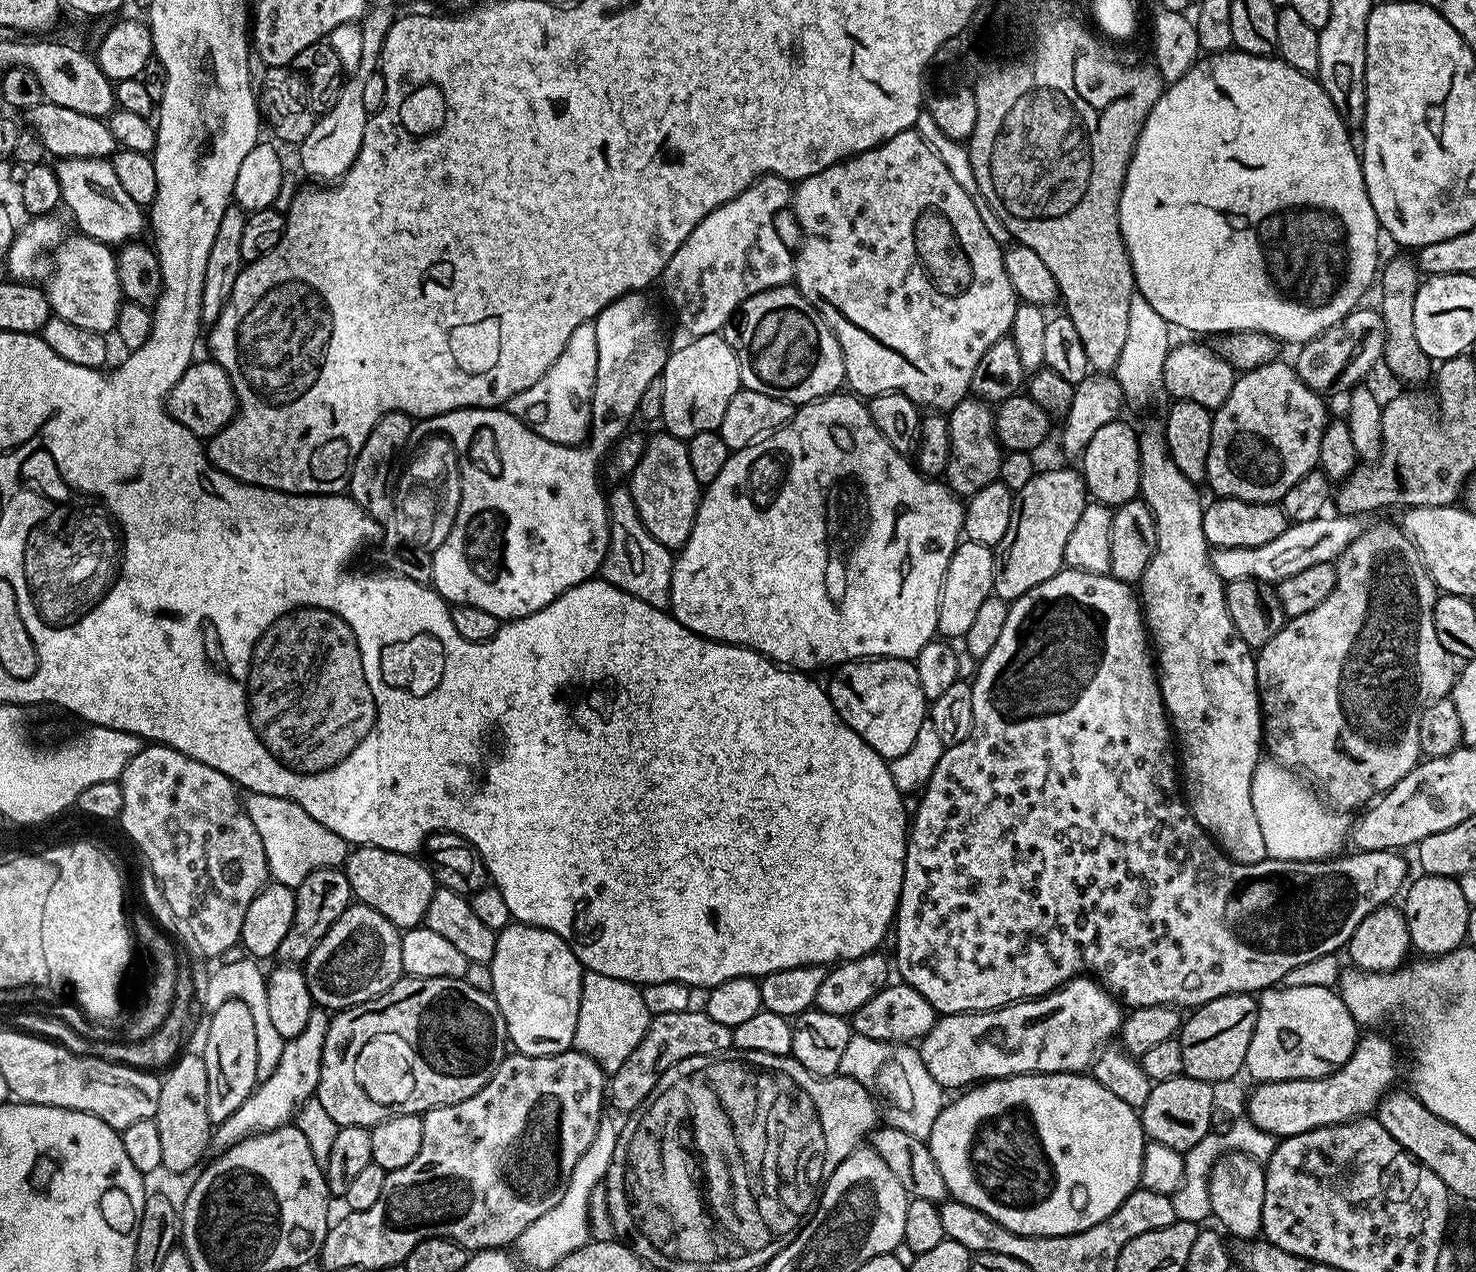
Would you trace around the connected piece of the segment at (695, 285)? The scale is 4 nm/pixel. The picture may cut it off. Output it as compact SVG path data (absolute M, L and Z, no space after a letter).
M761 176L756 183L750 185L742 194L738 194L730 202L715 208L682 242L682 246L670 258L670 262L664 267L662 285L664 284L664 296L672 303L680 324L689 333L689 337L710 336L719 333L724 325L731 320L732 315L750 298L759 292L765 292L771 288L783 288L791 285L794 280L794 252L788 249L786 241L780 237L776 229L776 215L783 208L789 207L794 195L794 188L787 180L780 176Z

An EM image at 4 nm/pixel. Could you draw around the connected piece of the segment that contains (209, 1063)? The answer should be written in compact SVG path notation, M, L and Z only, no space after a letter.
M230 999L213 1009L206 1030L201 1056L208 1083L208 1116L213 1125L220 1124L252 1093L258 1083L257 1038L250 1008L240 999Z

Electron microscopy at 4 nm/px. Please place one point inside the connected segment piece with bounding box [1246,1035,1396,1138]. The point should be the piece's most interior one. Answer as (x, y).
(1287, 1107)

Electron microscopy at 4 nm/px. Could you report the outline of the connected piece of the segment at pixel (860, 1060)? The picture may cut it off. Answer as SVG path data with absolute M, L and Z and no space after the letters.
M853 1035L851 1042L846 1046L846 1051L842 1054L839 1075L849 1076L862 1082L862 1086L866 1086L869 1092L882 1101L883 1115L884 1112L888 1115L887 1123L891 1127L906 1130L906 1134L922 1141L927 1141L930 1130L934 1130L934 1122L946 1103L945 1089L941 1088L938 1082L934 1082L934 1078L930 1078L930 1070L926 1070L919 1051L912 1044L891 1044L878 1042L874 1038Z

